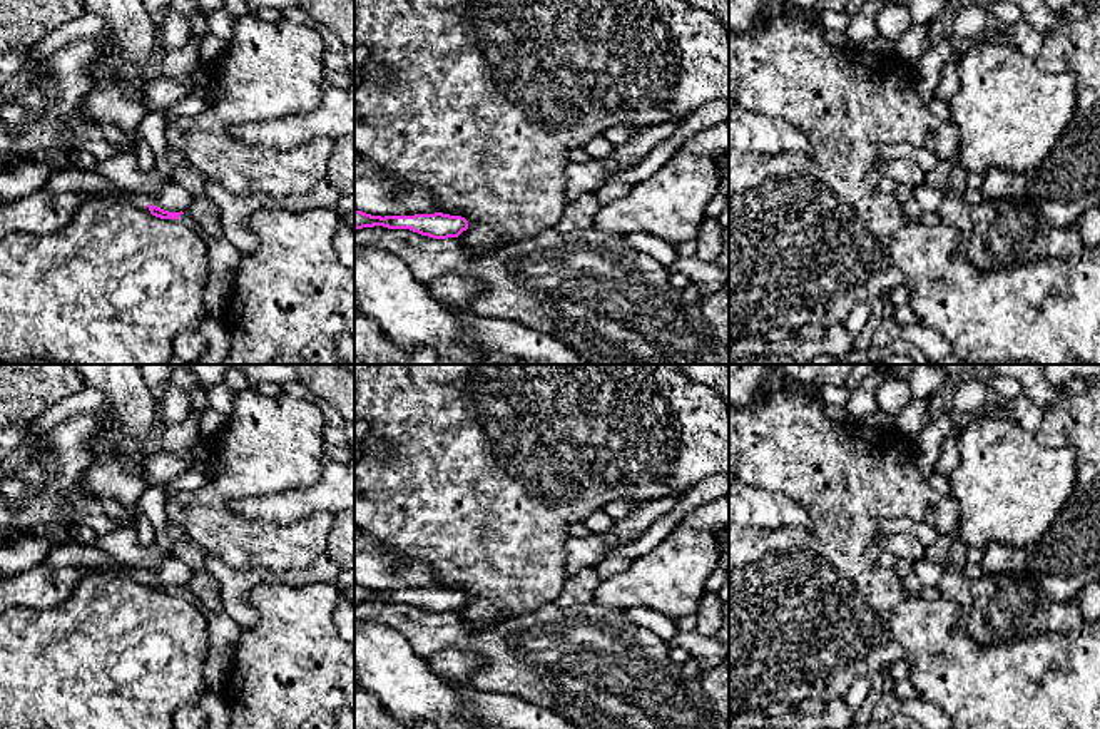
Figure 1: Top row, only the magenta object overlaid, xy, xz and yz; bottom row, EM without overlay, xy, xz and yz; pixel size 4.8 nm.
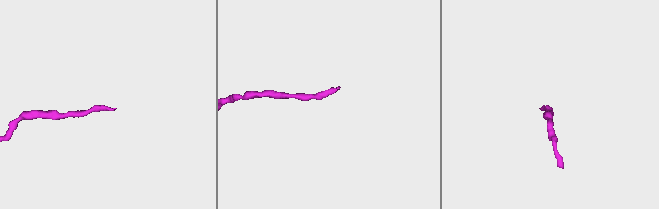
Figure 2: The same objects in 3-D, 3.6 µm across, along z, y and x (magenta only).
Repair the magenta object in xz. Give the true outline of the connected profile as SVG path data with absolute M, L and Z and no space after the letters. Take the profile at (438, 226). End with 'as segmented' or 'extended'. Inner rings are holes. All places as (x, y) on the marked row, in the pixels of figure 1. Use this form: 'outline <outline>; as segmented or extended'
outline M354 209L354 231L363 227L383 226L388 229L410 229L433 239L458 237L468 229L468 221L461 216L443 212L415 216L371 216Z; as segmented

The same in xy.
outline M147 204L147 207L149 207L150 214L155 216L155 217L176 219L176 221L189 226L189 227L194 227L199 232L199 236L204 239L204 232L197 226L197 222L194 219L191 219L189 216L186 216L182 211L181 212L169 212L169 211L164 211L164 209L157 207L157 206L149 206L149 204Z; extended

